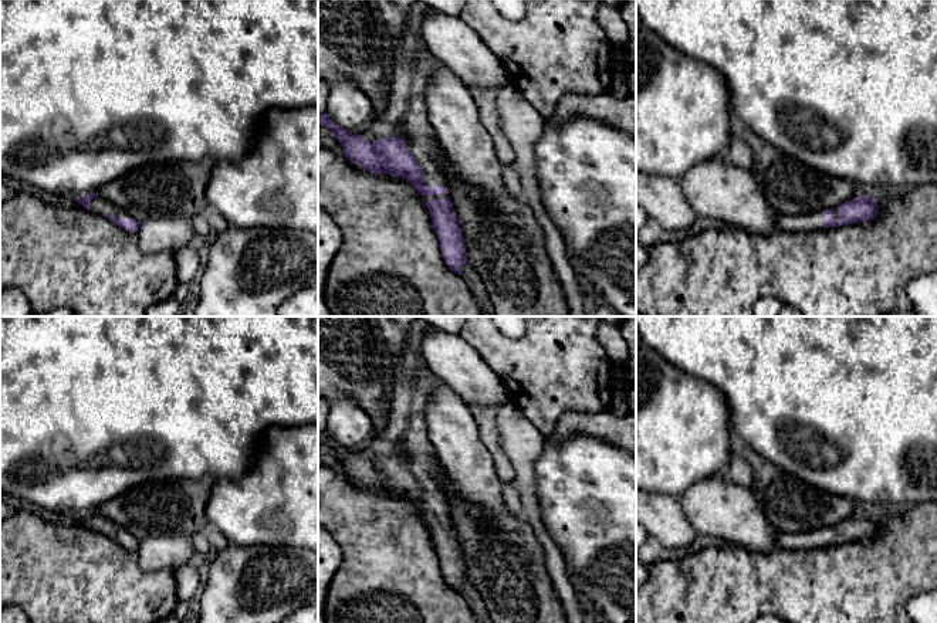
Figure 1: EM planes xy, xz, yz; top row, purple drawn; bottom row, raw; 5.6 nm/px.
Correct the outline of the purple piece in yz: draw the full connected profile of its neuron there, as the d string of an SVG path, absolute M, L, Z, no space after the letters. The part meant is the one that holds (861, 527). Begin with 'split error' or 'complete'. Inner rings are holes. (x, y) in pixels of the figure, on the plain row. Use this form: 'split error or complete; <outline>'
split error; M860 514L842 521L836 529L826 526L806 532L779 532L777 544L782 549L816 549L829 545L870 539L877 532L877 518L869 514Z

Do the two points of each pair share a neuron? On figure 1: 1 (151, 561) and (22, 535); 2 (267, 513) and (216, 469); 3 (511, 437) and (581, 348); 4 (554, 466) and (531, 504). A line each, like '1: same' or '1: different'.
1: different
2: different
3: different
4: different

